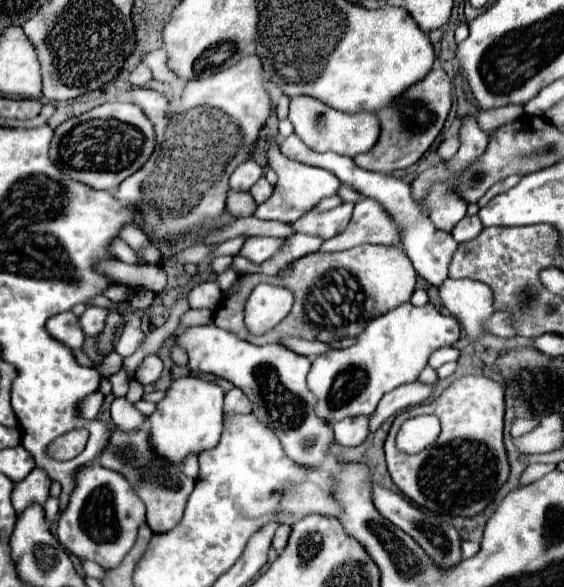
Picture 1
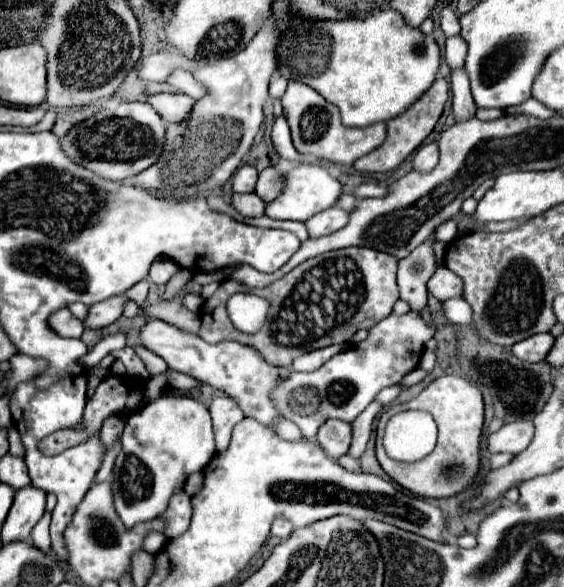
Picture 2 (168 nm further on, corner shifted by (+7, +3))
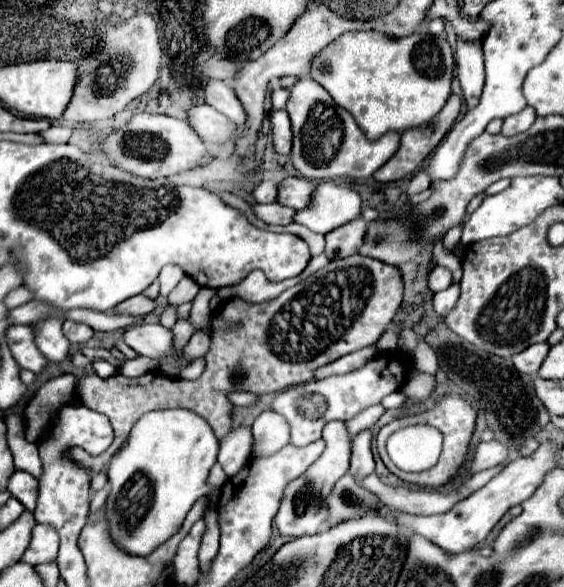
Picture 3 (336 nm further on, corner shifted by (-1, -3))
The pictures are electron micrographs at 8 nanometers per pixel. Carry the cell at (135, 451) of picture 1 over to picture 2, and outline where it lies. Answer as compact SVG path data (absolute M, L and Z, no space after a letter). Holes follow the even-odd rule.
M176 491L168 503L168 509L160 515L160 519L166 521L164 533L168 535L168 539L178 537L188 529L190 515L192 515L190 497L184 491Z

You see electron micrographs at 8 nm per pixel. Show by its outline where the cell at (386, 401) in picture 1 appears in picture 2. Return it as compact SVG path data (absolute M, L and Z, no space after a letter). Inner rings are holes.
M372 401L366 411L362 415L358 415L358 419L352 423L352 429L354 429L354 435L352 435L352 445L350 445L350 455L352 457L360 457L366 449L366 443L370 439L370 433L372 433L372 423L374 423L374 417L382 411L382 405L378 401Z

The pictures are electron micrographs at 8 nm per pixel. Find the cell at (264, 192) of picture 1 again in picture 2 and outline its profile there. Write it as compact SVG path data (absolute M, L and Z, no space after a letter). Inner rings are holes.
M266 167L264 171L258 173L258 183L256 183L256 195L270 203L272 199L276 199L276 195L282 191L284 187L284 179L282 173L276 171L274 167Z

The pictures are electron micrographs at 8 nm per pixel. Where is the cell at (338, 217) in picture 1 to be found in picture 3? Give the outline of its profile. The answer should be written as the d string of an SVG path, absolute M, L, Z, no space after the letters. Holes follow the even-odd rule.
M358 217L356 221L350 221L348 225L342 225L340 229L334 229L326 235L326 255L328 259L340 259L356 255L360 245L364 243L364 233L368 231L368 223Z

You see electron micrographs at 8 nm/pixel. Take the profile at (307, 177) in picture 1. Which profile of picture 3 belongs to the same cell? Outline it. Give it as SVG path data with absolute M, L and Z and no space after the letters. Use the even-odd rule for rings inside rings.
M332 181L318 183L312 203L298 211L294 221L306 225L314 233L330 233L362 213L362 199L354 189L334 185Z

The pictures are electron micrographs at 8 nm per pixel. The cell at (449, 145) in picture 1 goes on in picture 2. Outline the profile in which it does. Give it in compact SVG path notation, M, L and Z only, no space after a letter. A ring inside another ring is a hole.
M428 143L428 145L422 145L418 149L418 153L414 155L414 169L418 171L430 171L438 165L438 145L436 143Z

